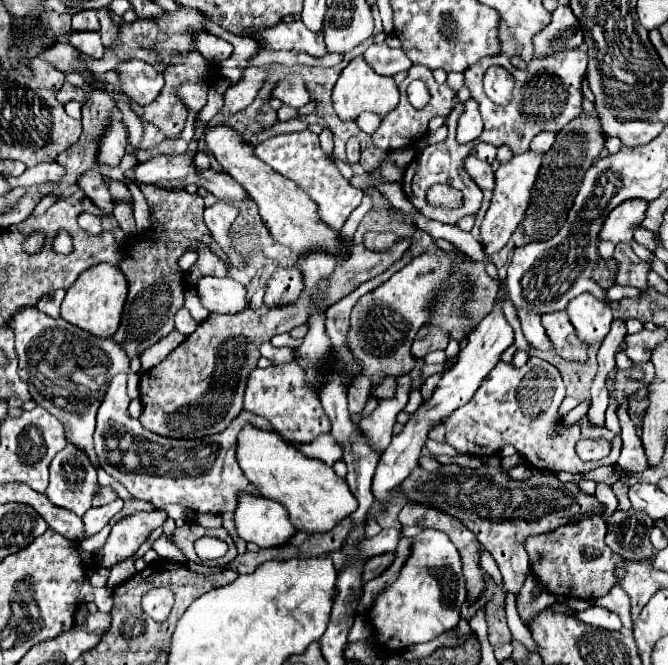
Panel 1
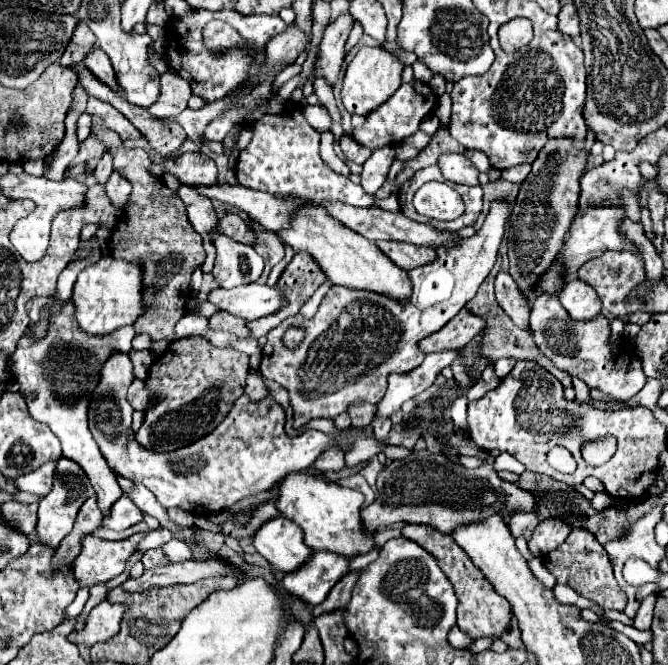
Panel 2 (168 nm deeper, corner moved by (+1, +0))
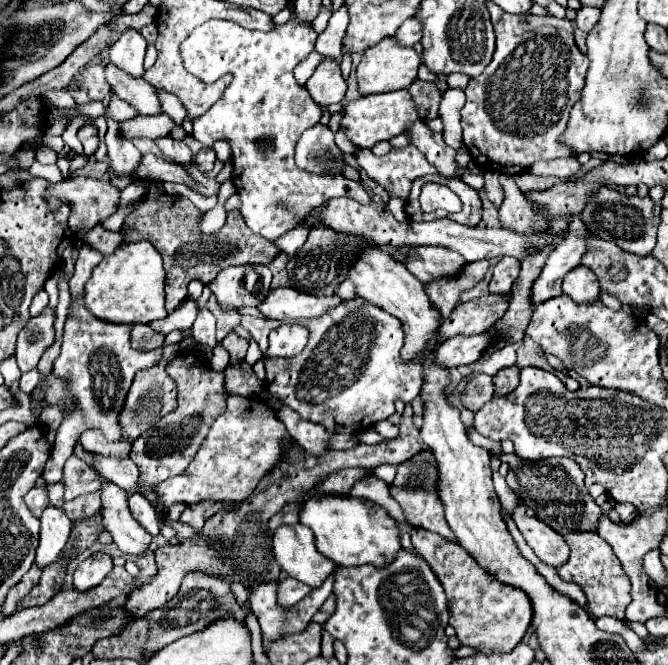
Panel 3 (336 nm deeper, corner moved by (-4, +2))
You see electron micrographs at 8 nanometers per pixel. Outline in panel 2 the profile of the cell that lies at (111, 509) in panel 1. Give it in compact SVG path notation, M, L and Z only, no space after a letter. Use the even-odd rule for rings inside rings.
M121 496L111 506L109 514L103 518L103 526L113 528L113 530L125 530L125 528L137 524L139 520L143 520L143 514L137 510L137 506L127 496Z

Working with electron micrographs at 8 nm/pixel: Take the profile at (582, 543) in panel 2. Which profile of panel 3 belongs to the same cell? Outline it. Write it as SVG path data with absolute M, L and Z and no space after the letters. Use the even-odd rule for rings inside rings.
M570 532L564 536L570 546L570 560L558 568L558 576L566 582L576 582L588 596L588 610L594 616L616 616L624 620L626 610L626 572L612 552L610 544L596 532Z

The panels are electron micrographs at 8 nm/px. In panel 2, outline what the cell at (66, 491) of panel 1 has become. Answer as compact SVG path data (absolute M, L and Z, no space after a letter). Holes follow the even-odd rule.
M59 458L57 460L57 468L55 468L55 480L53 480L53 488L51 492L41 498L39 502L39 522L37 522L37 536L41 538L41 542L57 548L59 542L65 538L65 534L71 532L75 518L79 514L79 506L83 506L83 502L93 496L95 490L87 478L87 474L83 474L83 468L77 462L71 462L69 458Z

